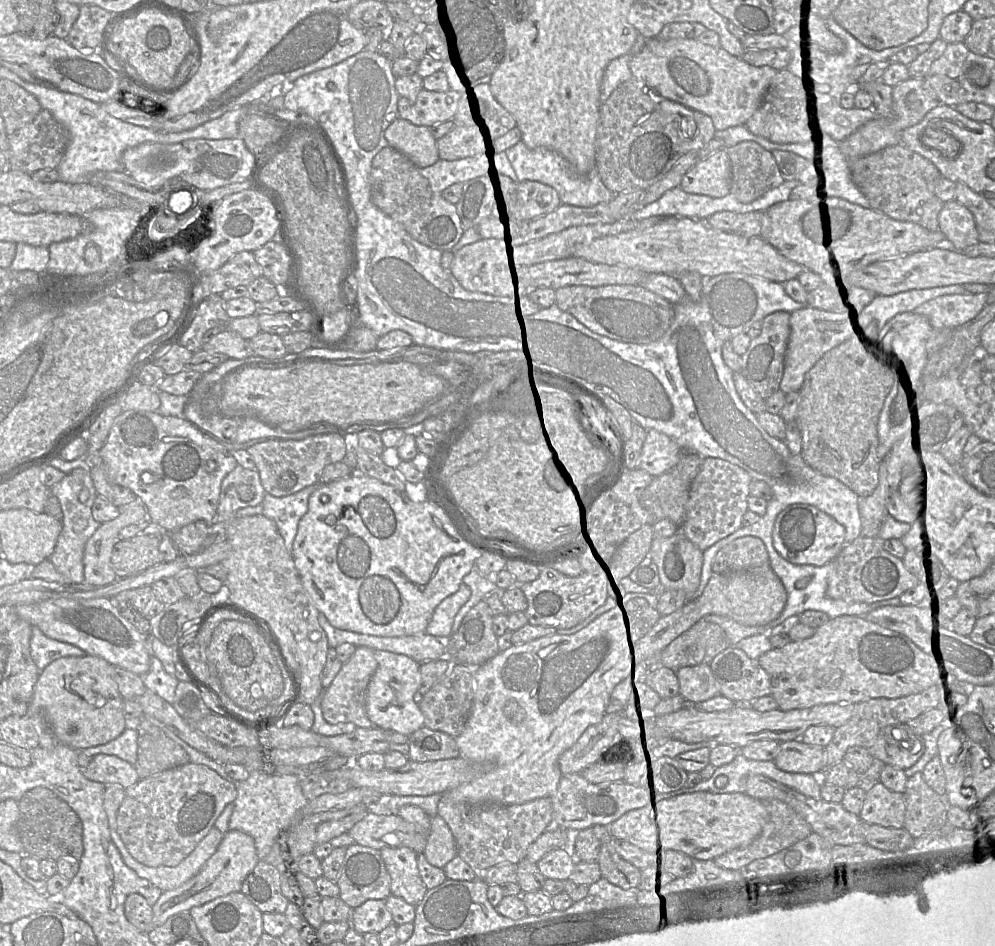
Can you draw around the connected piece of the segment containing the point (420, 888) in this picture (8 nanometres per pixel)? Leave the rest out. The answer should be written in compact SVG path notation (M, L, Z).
M385 847L381 856L391 879L391 894L417 905L428 891L418 868L418 854L408 847Z

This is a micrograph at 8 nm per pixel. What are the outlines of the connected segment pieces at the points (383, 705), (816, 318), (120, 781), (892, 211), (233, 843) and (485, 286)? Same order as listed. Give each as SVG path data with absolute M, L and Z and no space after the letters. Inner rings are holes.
M374 650L374 656L378 666L367 688L366 708L368 717L379 728L395 731L409 737L424 726L424 716L419 705L414 701L414 695L420 687L420 663L406 655L384 650Z
M808 305L790 313L790 336L779 390L786 395L799 392L806 373L826 352L867 329L869 329L869 319L849 318L840 313L827 312Z
M97 754L86 768L81 768L81 772L91 781L119 785L124 789L140 780L135 767L115 755Z
M902 143L854 160L851 163L851 176L870 201L872 209L895 220L914 222L931 231L939 230L939 214L944 203L936 196L935 186L942 174L930 161L909 150Z
M228 830L222 836L216 852L207 860L202 869L180 887L163 891L152 906L153 927L162 925L169 917L192 907L203 905L217 897L241 891L242 883L259 862L254 839L239 830Z
M480 239L453 253L449 271L465 290L500 297L508 293L508 284L512 281L510 251L502 241Z

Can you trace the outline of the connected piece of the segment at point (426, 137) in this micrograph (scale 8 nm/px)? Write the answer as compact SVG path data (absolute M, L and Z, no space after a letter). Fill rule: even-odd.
M398 117L384 130L384 137L388 146L406 156L417 168L439 160L436 139L427 126L417 126Z

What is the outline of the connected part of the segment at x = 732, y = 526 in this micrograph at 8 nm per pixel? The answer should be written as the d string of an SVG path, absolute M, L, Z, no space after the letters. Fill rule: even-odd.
M705 458L690 488L681 533L703 552L744 526L755 479L741 467L720 458Z

